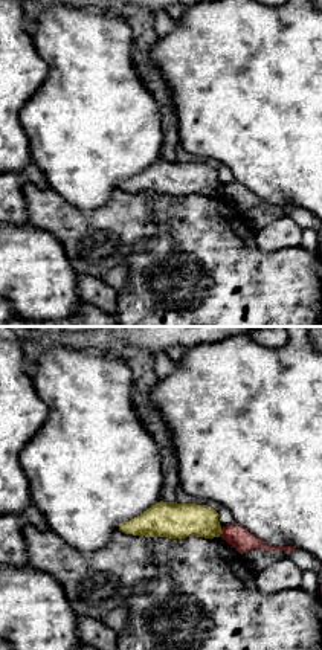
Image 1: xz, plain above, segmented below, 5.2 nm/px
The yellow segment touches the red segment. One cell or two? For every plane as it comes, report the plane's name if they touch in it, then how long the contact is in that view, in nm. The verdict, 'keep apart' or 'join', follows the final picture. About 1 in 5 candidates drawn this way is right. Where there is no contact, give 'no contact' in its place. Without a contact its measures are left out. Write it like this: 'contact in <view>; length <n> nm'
contact in xz; length 50 nm

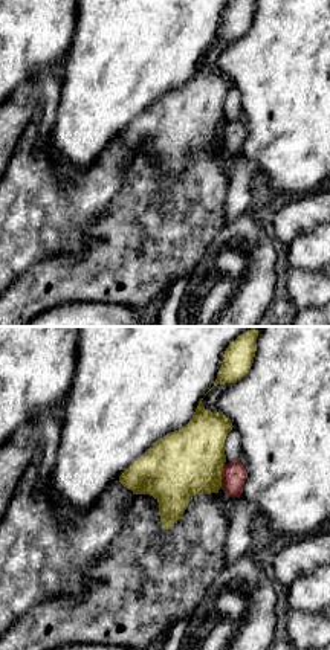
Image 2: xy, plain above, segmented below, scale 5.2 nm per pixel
contact in xy; length 130 nm

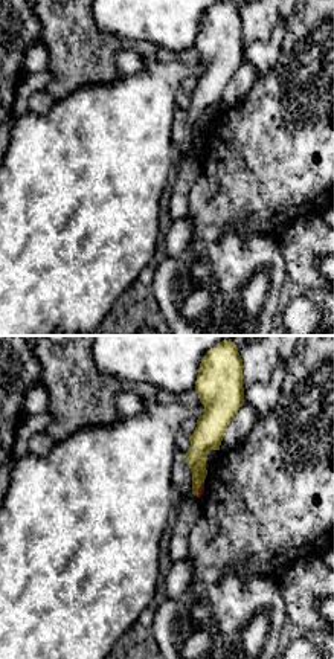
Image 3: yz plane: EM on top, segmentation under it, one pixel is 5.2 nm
contact in yz; length 90 nm

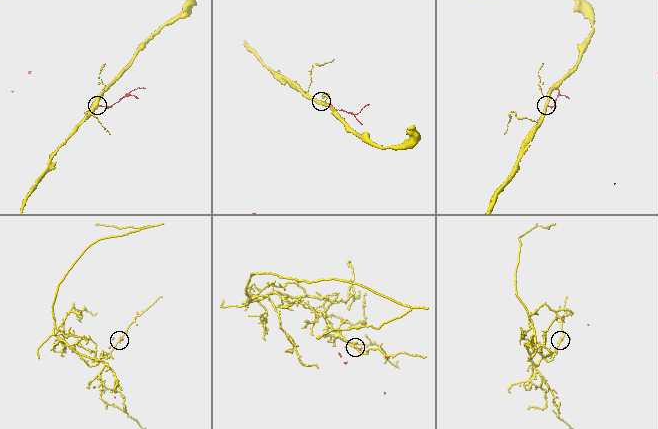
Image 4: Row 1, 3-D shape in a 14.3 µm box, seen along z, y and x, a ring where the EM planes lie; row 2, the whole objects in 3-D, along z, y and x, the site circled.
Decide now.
keep apart

